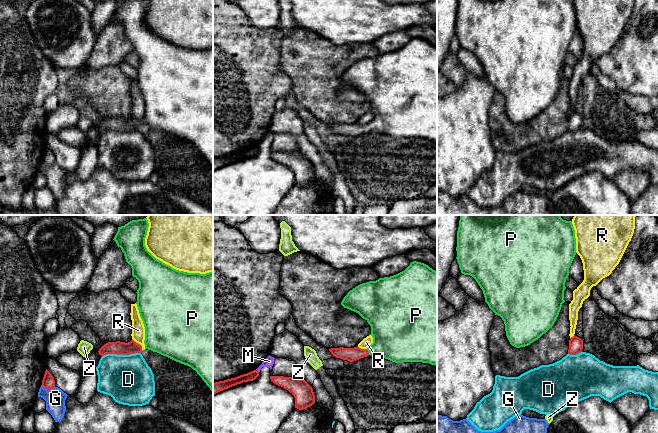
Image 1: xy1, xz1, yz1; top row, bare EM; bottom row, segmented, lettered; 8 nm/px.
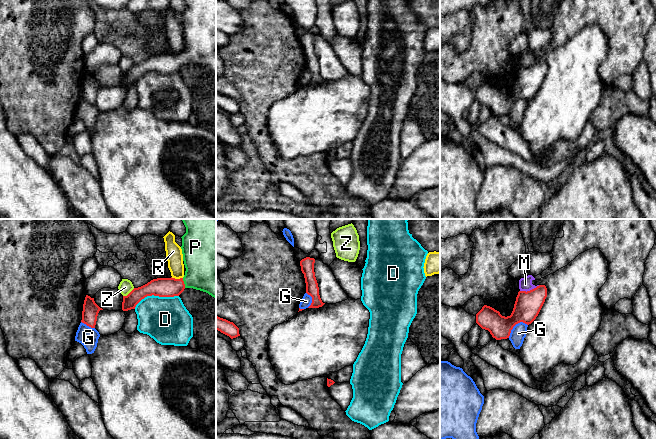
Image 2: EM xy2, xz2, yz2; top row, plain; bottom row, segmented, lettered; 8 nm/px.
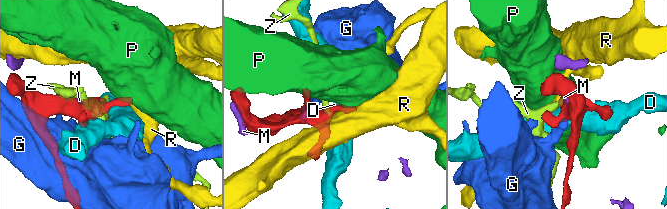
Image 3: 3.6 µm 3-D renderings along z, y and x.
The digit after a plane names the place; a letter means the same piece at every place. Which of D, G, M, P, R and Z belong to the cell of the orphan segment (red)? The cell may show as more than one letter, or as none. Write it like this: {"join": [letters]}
{"join": ["P"]}

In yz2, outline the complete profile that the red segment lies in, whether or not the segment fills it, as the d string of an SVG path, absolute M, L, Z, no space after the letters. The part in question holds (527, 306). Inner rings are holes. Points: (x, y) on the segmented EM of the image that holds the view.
M539 285L527 292L519 291L510 316L502 316L499 311L484 305L476 314L476 323L488 330L496 340L507 339L516 324L523 322L529 325L536 319L546 297L545 285Z

